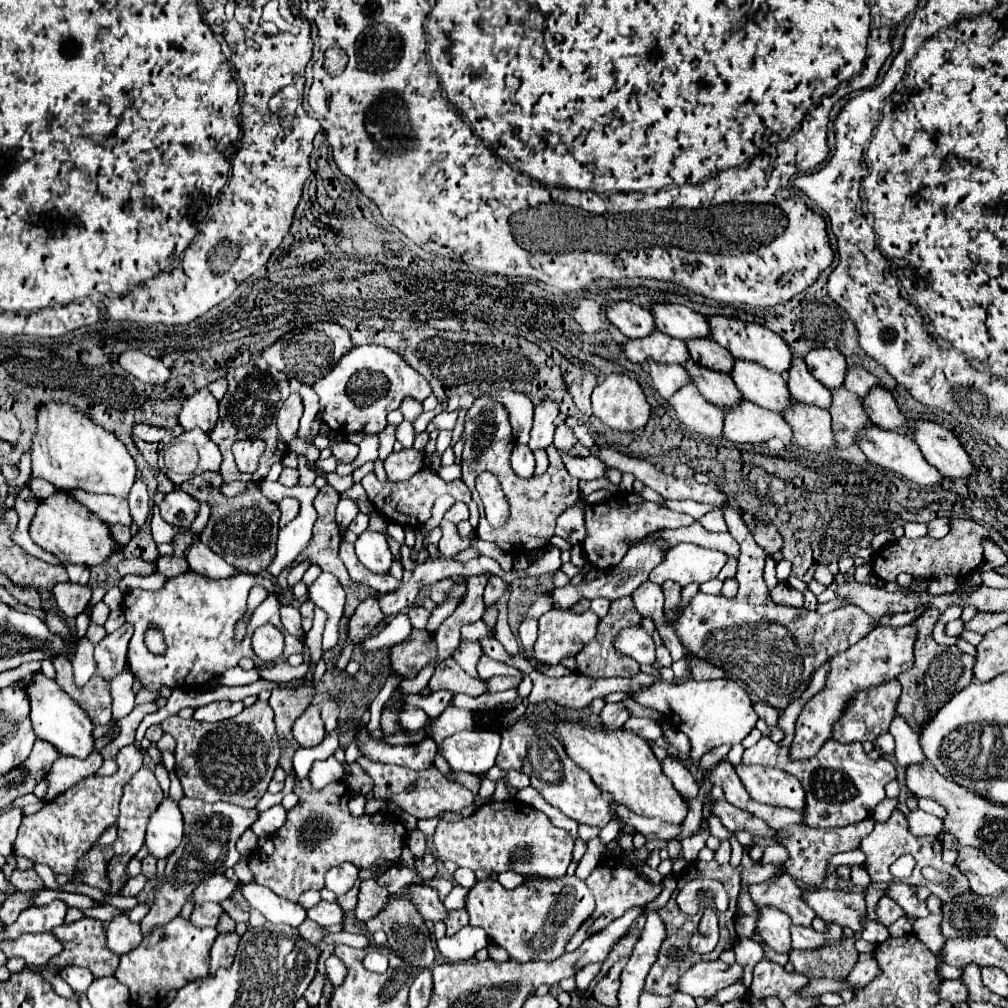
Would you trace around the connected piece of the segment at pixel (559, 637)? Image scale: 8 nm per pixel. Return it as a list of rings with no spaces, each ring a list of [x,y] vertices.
[[[559,609],[547,611],[545,615],[539,617],[539,639],[535,643],[535,657],[541,663],[551,663],[551,665],[561,663],[567,657],[575,657],[597,635],[597,623],[599,617],[593,611],[585,611],[581,615]]]

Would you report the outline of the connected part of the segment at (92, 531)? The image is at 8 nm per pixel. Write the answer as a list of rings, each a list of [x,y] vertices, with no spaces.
[[[65,493],[41,499],[31,523],[31,537],[39,547],[53,553],[63,563],[83,563],[87,567],[93,567],[115,553],[115,541],[111,539],[107,525],[99,521],[87,507]]]

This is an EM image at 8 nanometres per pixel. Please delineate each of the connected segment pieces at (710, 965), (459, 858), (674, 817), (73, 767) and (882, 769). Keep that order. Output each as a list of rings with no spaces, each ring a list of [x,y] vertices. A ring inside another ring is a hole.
[[[703,961],[689,969],[689,973],[679,977],[677,991],[691,997],[713,997],[717,991],[725,989],[731,983],[741,981],[743,967],[739,963],[725,965],[723,961]]]
[[[517,799],[499,803],[487,801],[477,807],[473,815],[457,823],[441,821],[433,835],[433,845],[441,861],[453,861],[459,867],[469,867],[475,871],[479,881],[487,879],[493,871],[515,871],[521,875],[555,879],[565,875],[573,853],[573,841],[563,829],[555,827],[539,809],[521,805]]]
[[[573,721],[557,723],[557,735],[565,745],[567,755],[585,769],[591,779],[613,795],[615,801],[625,803],[639,815],[655,815],[671,825],[681,825],[689,813],[689,803],[675,791],[669,777],[663,775],[661,763],[655,759],[649,743],[633,731],[625,729],[583,729]]]
[[[93,751],[87,759],[61,755],[53,763],[53,767],[51,767],[49,775],[47,775],[47,779],[49,779],[49,791],[45,795],[45,801],[53,801],[57,795],[61,795],[71,785],[75,785],[81,779],[91,777],[93,773],[97,773],[97,769],[101,767],[101,763],[103,763],[103,757],[97,751]]]
[[[763,735],[751,749],[743,753],[745,765],[769,765],[795,775],[805,789],[805,823],[809,827],[845,827],[859,823],[873,815],[879,801],[885,799],[885,785],[897,779],[893,763],[885,757],[871,761],[861,743],[843,745],[839,741],[827,741],[819,753],[809,761],[789,761],[787,749],[777,747],[771,737]]]

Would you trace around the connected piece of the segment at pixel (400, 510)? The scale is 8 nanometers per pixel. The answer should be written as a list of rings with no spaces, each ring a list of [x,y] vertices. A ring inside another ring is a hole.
[[[421,469],[419,473],[415,473],[411,479],[407,481],[399,481],[399,483],[391,483],[391,481],[379,481],[377,475],[371,471],[363,477],[361,485],[365,487],[369,499],[373,501],[373,505],[385,513],[385,517],[389,521],[397,521],[401,525],[411,525],[411,527],[419,527],[423,525],[429,517],[431,517],[431,509],[433,509],[433,503],[437,497],[441,495],[451,495],[453,499],[457,501],[463,501],[463,503],[469,503],[471,501],[471,493],[469,493],[469,487],[465,483],[461,483],[459,479],[455,481],[443,481],[439,477],[439,473],[435,471],[429,471],[429,469]]]

